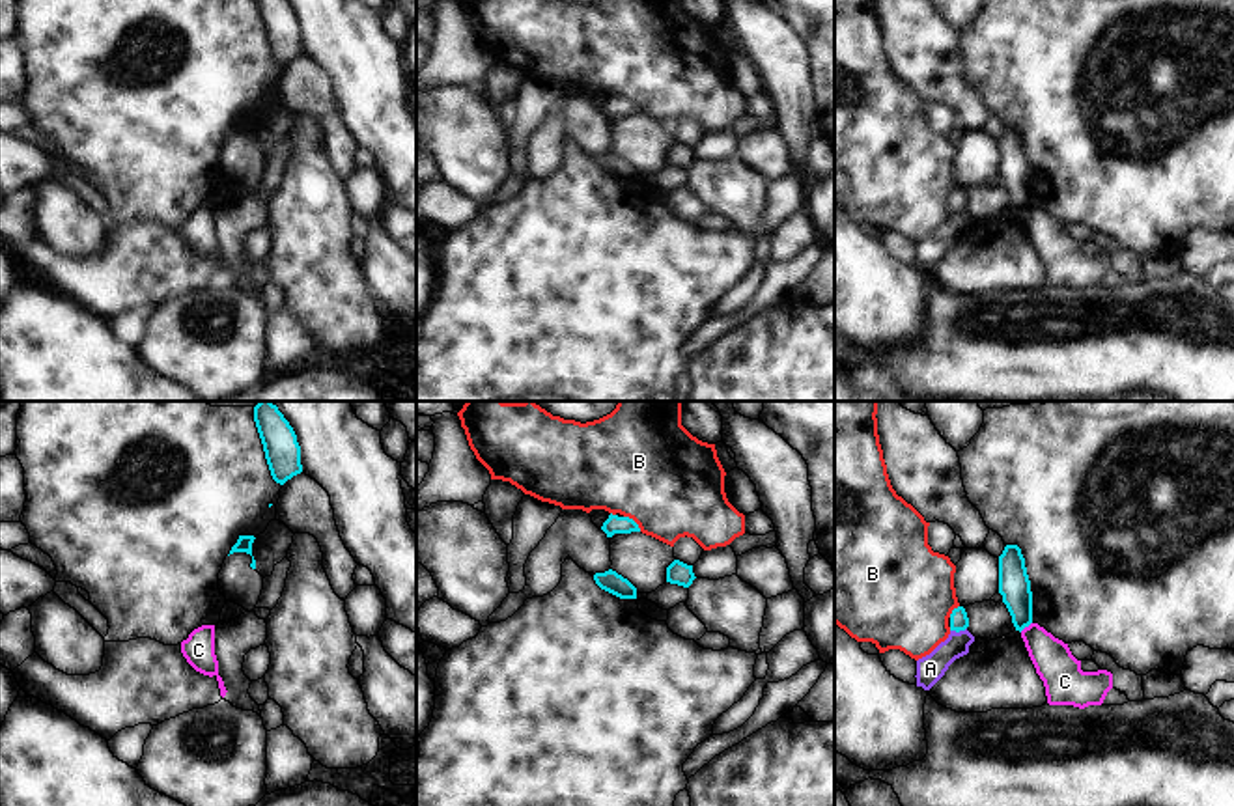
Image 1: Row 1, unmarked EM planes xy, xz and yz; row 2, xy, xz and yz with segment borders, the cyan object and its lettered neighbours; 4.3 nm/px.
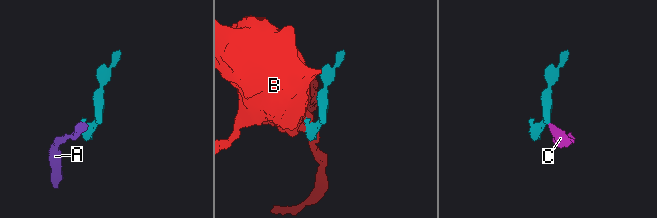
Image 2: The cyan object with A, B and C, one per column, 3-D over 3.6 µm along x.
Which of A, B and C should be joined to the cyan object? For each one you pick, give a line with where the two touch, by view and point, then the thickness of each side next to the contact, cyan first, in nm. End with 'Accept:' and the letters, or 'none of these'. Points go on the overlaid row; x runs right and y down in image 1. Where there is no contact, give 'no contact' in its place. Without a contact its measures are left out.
Accept: none of these

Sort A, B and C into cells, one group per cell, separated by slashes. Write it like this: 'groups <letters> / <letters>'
groups A / B / C

